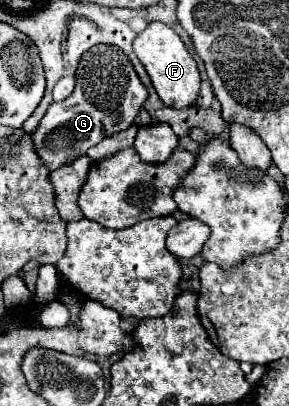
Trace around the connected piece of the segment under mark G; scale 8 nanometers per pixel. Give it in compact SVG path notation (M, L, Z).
M93 46L79 60L77 74L79 74L79 80L77 80L75 92L63 102L53 102L49 106L49 110L45 112L43 120L39 122L37 130L31 134L33 136L33 144L35 144L35 152L39 152L39 158L43 160L47 170L51 170L51 172L61 168L61 166L65 166L65 164L69 164L69 162L73 162L73 160L77 160L79 156L87 154L87 150L91 146L99 144L105 136L111 136L113 132L129 128L133 124L135 116L139 114L143 102L147 100L147 90L141 84L137 72L133 70L133 64L115 46Z

